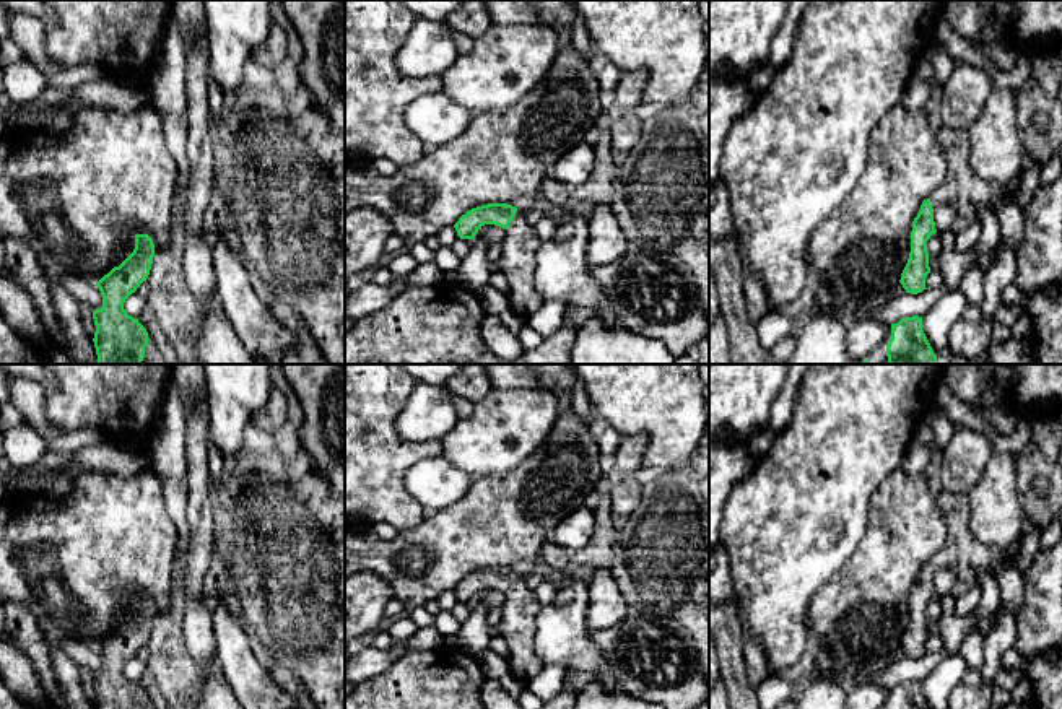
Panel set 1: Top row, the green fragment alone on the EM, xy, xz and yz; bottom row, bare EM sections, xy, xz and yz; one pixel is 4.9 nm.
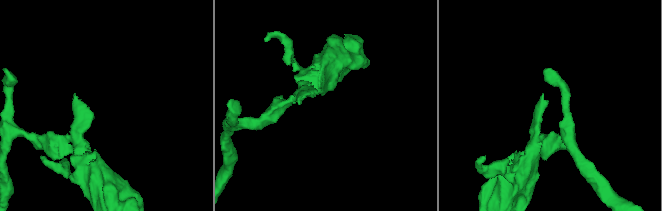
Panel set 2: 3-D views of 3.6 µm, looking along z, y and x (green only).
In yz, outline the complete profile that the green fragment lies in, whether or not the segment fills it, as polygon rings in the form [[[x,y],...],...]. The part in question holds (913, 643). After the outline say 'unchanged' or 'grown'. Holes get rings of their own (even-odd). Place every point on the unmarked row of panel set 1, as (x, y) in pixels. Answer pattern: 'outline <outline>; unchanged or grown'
outline [[[943,489],[935,501],[948,533],[945,546],[922,566],[912,585],[911,616],[899,644],[911,659],[927,654],[925,642],[930,637],[927,605],[937,597],[934,585],[937,571],[953,569],[958,581],[973,587],[977,584],[979,566],[992,574],[1000,563],[1016,564],[1021,550],[1021,538],[1007,550],[977,540],[971,528],[971,506],[966,494]]]; grown

